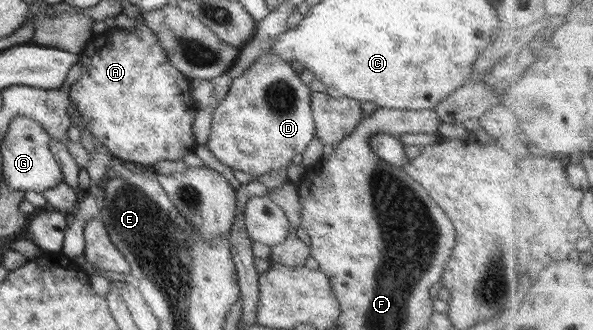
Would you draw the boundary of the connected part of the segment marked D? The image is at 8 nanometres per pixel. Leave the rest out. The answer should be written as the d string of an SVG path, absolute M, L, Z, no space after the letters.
M265 54L229 85L227 96L221 100L213 111L212 129L205 146L215 155L215 158L229 166L234 171L252 174L255 178L267 174L270 170L287 169L291 158L301 154L307 145L315 138L315 123L310 107L312 91L301 80L290 63L278 58L275 54Z

